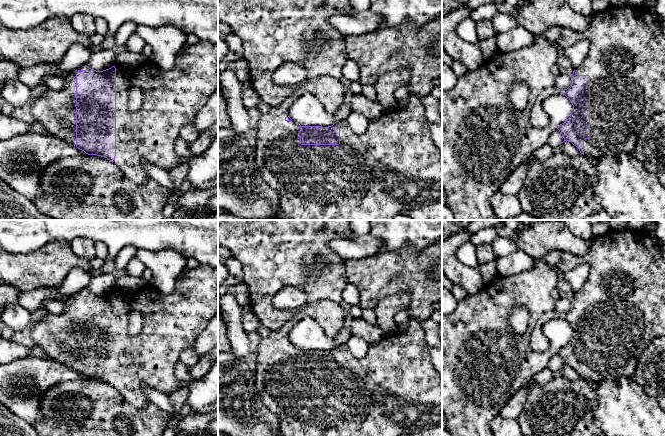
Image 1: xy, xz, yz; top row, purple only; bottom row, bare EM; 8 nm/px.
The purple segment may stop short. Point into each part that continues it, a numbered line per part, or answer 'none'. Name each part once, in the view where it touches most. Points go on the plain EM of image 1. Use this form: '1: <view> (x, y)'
1: yz (626, 283)

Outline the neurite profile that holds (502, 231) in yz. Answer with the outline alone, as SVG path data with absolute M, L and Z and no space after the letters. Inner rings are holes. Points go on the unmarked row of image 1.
M502 223L497 224L495 229L500 237L510 238L515 234L515 231L506 228Z

